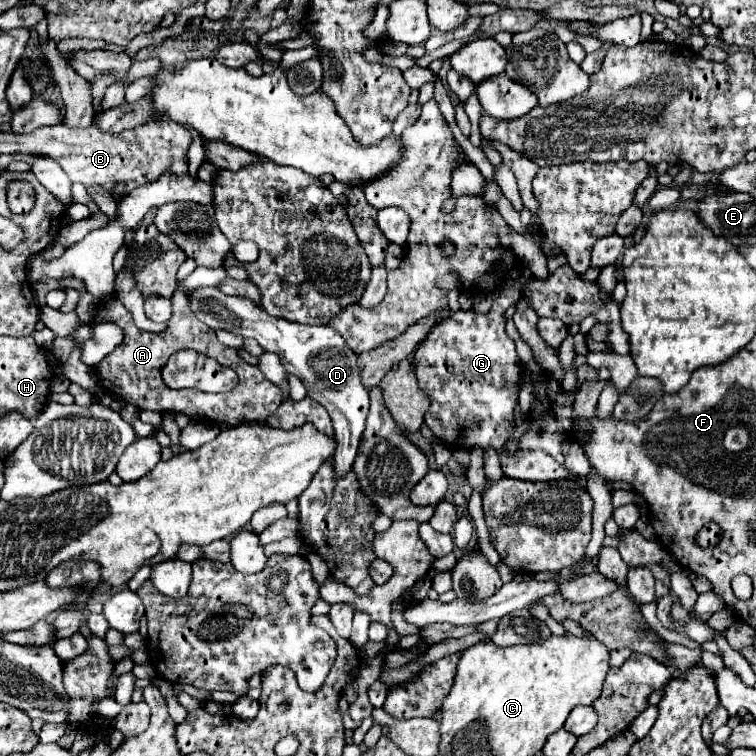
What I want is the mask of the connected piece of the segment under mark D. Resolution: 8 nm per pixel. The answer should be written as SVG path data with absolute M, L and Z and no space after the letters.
M218 287L194 289L188 293L188 299L190 299L192 313L202 323L210 325L210 329L214 331L224 329L234 335L252 337L260 343L264 351L270 351L280 357L286 371L290 375L296 375L304 383L308 397L326 407L334 423L334 433L338 443L334 453L334 469L338 475L344 475L346 471L350 471L360 439L362 439L370 401L368 401L368 391L362 387L362 381L360 381L358 355L354 355L354 351L346 347L346 341L342 339L342 335L338 335L338 331L324 325L310 327L302 323L292 323L282 317L270 317L252 299L226 295Z

